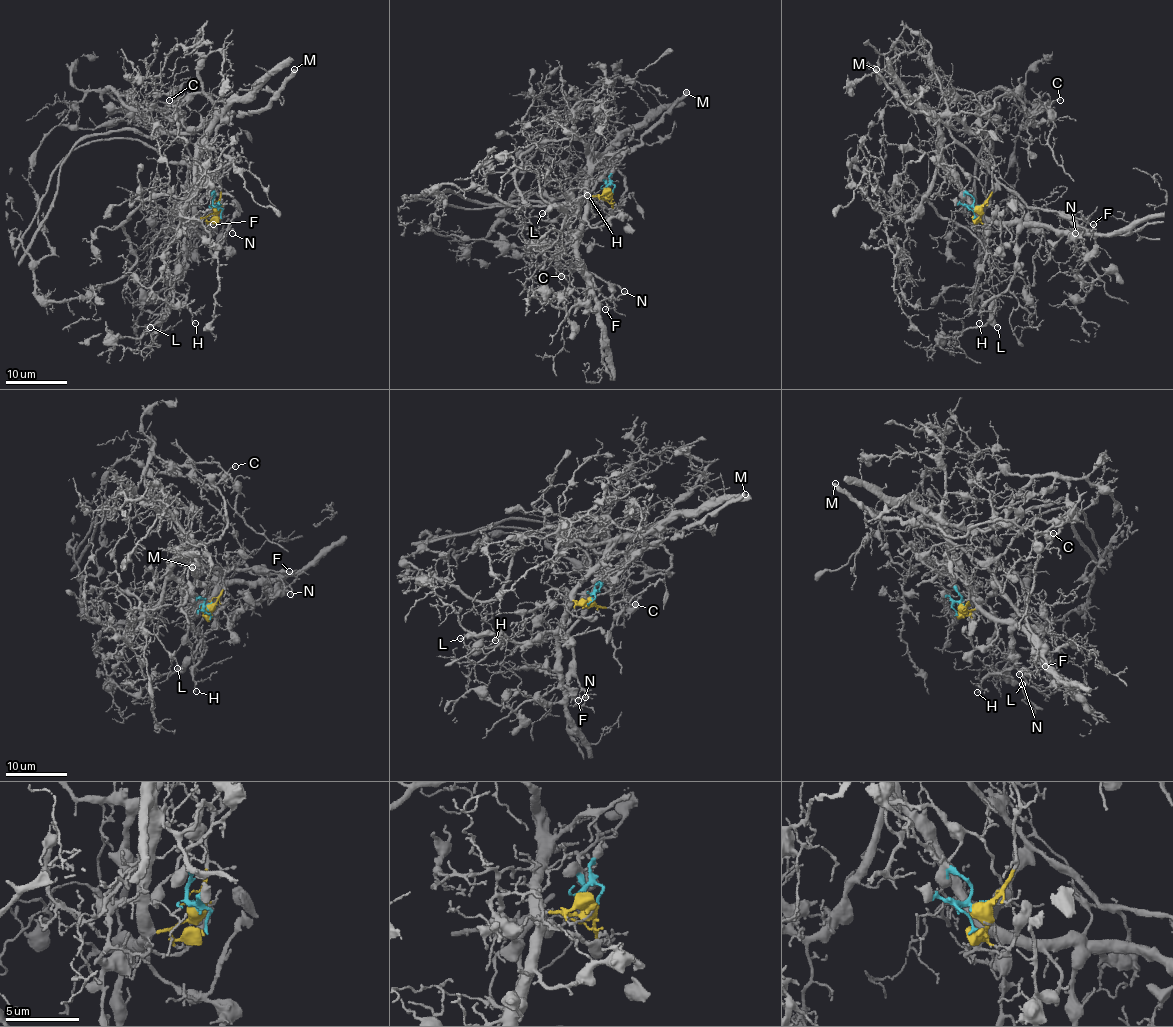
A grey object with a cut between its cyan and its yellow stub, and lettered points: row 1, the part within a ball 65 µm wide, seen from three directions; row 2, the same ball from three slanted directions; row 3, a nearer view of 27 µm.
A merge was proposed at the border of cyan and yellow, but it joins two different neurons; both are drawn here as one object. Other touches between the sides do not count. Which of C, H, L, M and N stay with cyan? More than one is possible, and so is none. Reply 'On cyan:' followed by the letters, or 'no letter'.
On cyan: C, M

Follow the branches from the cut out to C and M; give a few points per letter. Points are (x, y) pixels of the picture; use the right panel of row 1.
C: (978, 206), (939, 164), (953, 141), (948, 120), (982, 115), (1002, 95), (1013, 93), (1029, 116), (1059, 99)
M: (978, 206), (941, 166), (941, 152), (953, 141), (950, 130), (936, 115), (911, 112), (876, 69)

